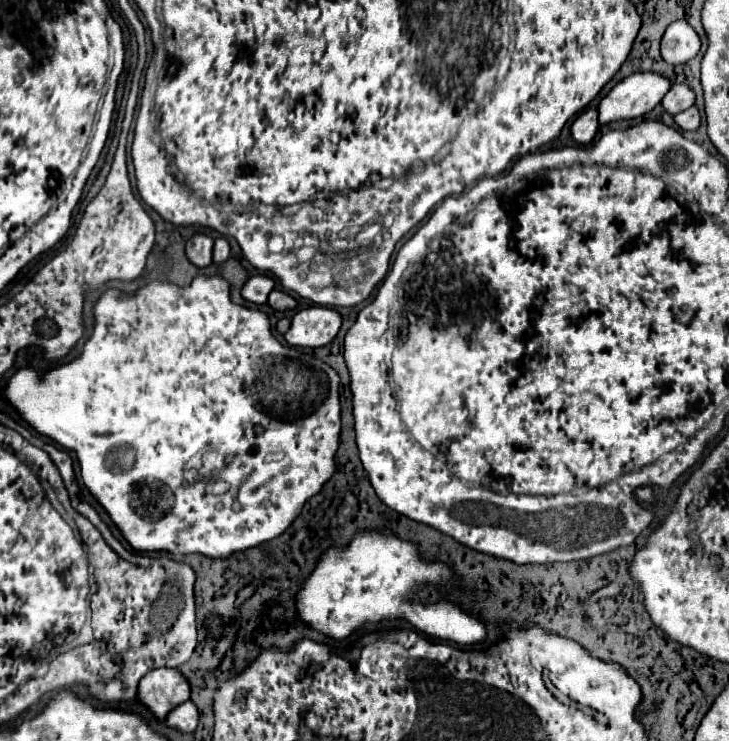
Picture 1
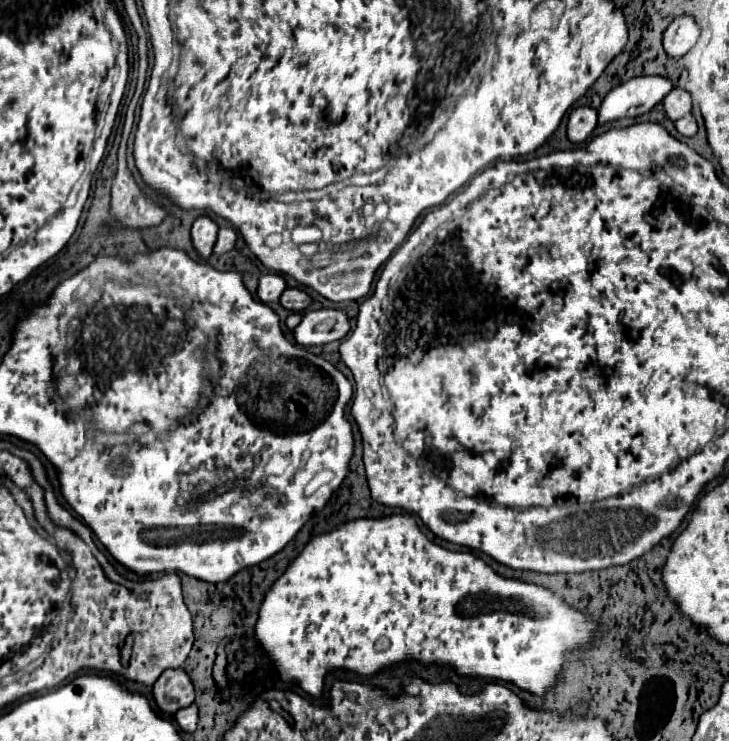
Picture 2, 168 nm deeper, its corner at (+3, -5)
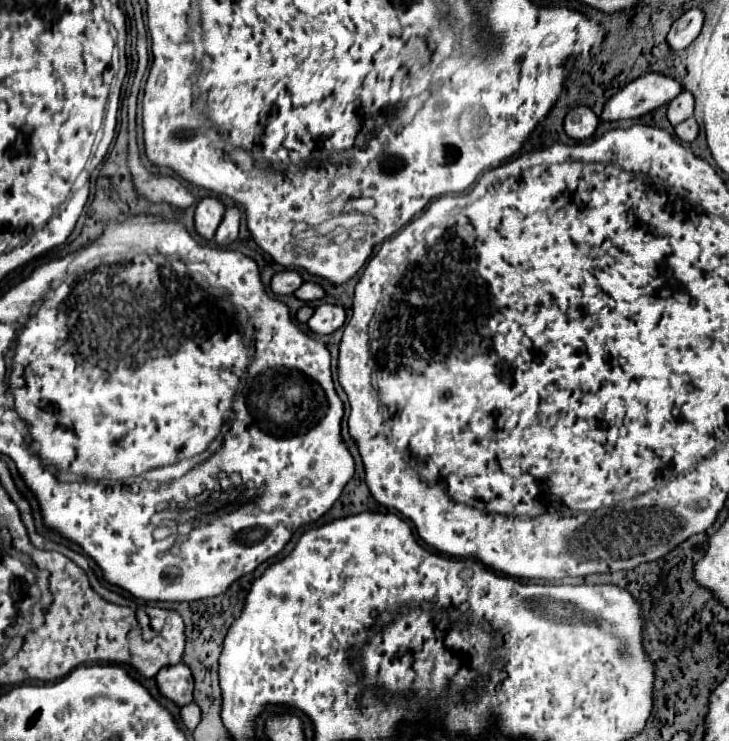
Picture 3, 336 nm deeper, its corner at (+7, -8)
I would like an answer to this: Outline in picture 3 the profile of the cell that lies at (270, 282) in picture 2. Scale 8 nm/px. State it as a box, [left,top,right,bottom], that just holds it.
[270,271,302,295]

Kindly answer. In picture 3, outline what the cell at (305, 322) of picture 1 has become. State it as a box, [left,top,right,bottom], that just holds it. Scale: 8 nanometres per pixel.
[308,305,346,335]

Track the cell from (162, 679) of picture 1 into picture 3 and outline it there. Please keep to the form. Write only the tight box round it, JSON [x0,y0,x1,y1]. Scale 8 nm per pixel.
[156,663,194,707]

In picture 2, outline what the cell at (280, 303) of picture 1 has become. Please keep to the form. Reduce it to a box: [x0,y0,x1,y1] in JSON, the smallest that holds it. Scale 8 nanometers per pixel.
[280,288,312,312]

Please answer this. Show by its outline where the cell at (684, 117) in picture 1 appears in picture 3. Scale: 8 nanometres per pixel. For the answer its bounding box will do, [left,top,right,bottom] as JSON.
[674,117,698,141]

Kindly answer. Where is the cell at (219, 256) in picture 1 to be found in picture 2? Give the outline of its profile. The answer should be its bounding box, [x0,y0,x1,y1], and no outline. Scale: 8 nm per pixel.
[214,228,236,256]

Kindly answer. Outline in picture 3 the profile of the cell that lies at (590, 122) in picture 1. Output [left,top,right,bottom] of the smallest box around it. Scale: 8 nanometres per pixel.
[564,105,598,141]

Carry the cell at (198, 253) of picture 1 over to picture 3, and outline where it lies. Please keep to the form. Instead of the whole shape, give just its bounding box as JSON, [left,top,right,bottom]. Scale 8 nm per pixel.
[194,199,224,241]

